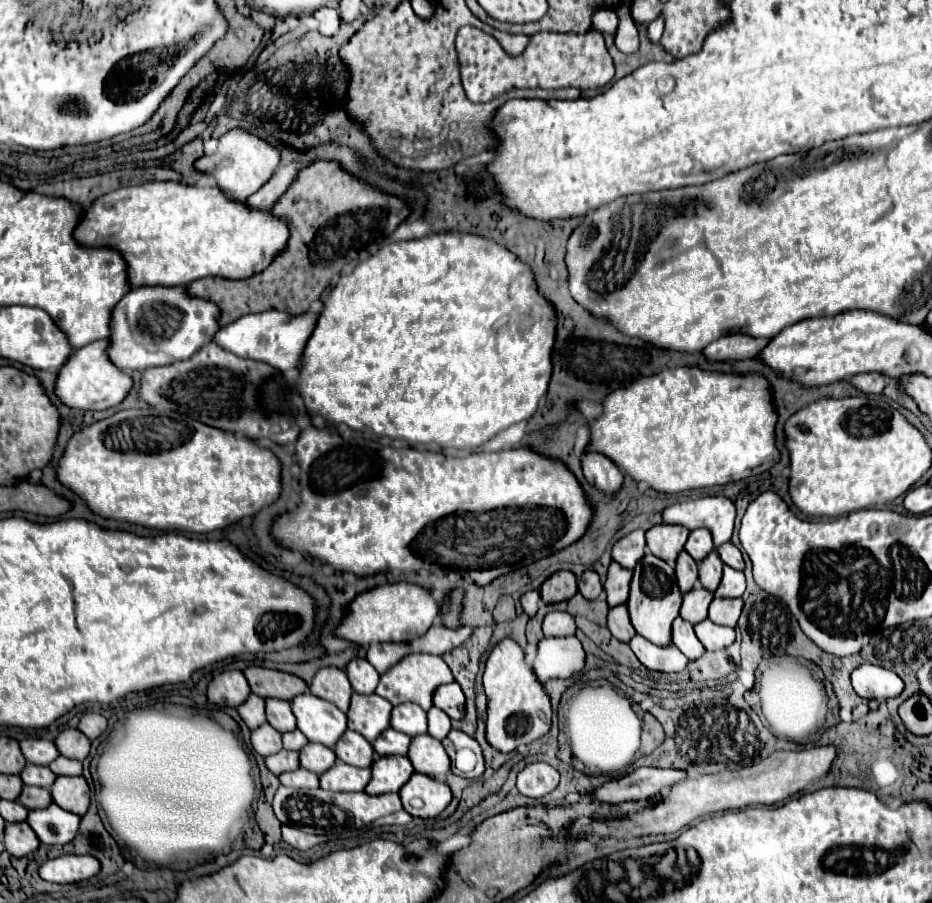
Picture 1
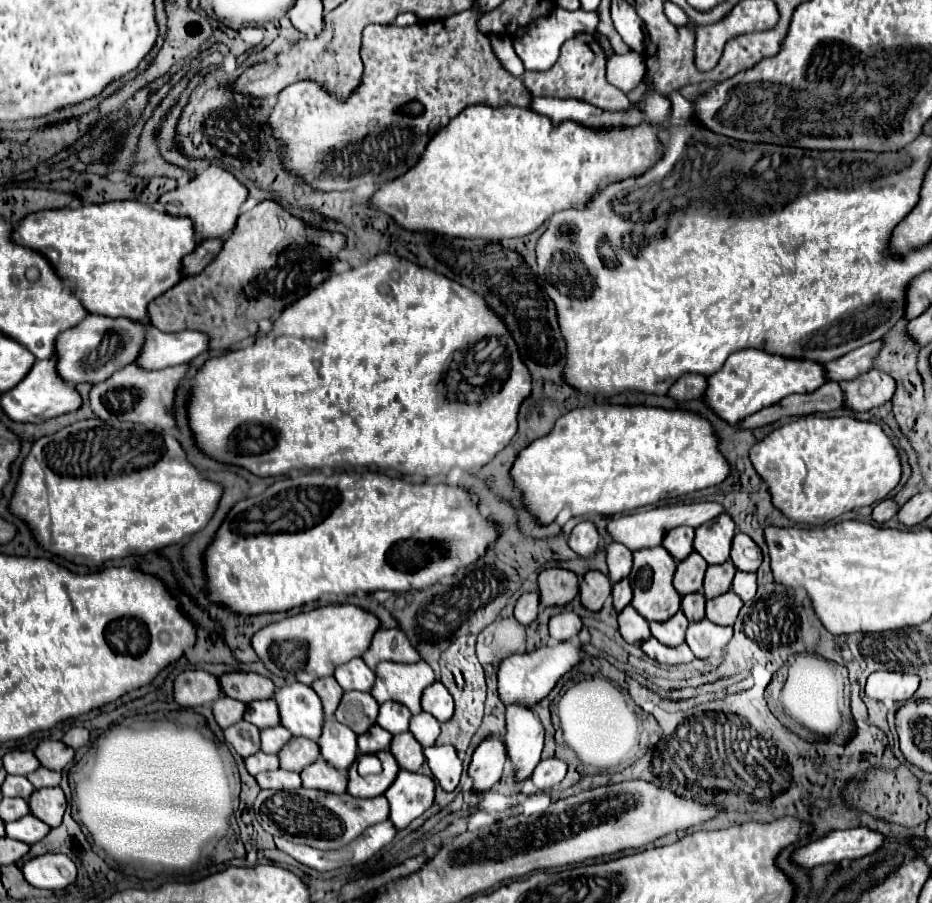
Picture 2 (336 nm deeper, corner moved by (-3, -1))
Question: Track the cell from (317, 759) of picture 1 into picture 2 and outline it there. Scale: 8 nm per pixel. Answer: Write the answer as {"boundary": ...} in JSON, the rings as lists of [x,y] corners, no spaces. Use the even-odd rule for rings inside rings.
{"boundary":[[[292,737],[278,753],[280,769],[288,769],[296,773],[300,773],[310,763],[314,763],[318,757],[320,757],[318,743],[306,737]]]}

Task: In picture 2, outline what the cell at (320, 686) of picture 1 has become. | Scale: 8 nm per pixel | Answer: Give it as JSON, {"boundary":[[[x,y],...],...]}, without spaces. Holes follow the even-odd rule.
{"boundary":[[[322,677],[322,679],[316,679],[312,683],[312,689],[316,691],[316,695],[320,697],[322,701],[322,707],[324,707],[324,715],[326,719],[332,719],[334,717],[334,711],[342,699],[342,687],[336,683],[334,677]]]}

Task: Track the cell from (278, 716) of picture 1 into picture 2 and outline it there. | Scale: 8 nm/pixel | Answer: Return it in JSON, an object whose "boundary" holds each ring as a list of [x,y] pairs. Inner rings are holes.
{"boundary":[[[272,699],[252,701],[252,703],[246,705],[244,721],[254,723],[258,729],[264,729],[264,727],[276,727],[276,725],[280,725],[278,707],[276,707],[276,703],[274,703]]]}

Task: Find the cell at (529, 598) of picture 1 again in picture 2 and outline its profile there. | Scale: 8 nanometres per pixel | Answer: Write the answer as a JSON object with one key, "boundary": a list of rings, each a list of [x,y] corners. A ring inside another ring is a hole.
{"boundary":[[[524,593],[514,607],[514,617],[522,623],[522,625],[530,625],[536,617],[538,617],[538,607],[540,607],[540,599],[538,593]]]}

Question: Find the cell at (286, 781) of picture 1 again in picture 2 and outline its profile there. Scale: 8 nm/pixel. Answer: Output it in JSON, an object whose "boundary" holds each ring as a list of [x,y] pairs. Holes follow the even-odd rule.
{"boundary":[[[276,769],[276,771],[266,771],[256,775],[256,781],[262,789],[282,789],[282,791],[292,791],[292,789],[300,789],[300,775],[294,771],[284,771],[284,769]]]}

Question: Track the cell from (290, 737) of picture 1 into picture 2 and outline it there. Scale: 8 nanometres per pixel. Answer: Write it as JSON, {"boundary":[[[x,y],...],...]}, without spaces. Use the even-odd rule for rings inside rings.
{"boundary":[[[282,725],[262,729],[260,731],[260,749],[264,753],[278,753],[288,743],[290,737],[292,737],[292,733],[288,729],[284,729]]]}

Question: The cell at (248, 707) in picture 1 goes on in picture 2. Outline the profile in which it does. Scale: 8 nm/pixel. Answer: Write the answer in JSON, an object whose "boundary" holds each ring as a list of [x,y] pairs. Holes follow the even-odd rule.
{"boundary":[[[220,697],[212,703],[214,719],[222,729],[226,729],[226,727],[234,725],[236,721],[240,721],[242,715],[244,715],[244,709],[246,709],[244,703],[236,701],[236,699],[230,699],[230,697]]]}

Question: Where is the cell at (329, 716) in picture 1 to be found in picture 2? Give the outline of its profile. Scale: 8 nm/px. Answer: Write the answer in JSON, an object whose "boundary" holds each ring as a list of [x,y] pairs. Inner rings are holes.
{"boundary":[[[304,683],[284,685],[274,693],[280,711],[280,723],[292,733],[308,739],[318,739],[322,733],[322,705],[314,689]]]}

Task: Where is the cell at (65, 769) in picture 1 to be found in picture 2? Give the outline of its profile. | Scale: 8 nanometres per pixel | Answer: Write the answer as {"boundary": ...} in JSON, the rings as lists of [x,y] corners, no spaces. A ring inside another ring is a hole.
{"boundary":[[[46,767],[36,769],[34,773],[28,775],[28,781],[34,785],[34,789],[44,789],[44,787],[56,787],[60,783],[60,773],[50,771]]]}

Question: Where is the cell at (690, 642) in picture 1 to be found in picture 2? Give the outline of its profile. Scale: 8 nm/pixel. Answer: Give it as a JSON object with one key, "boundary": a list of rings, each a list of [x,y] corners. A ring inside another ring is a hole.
{"boundary":[[[678,611],[670,621],[662,621],[662,623],[650,623],[652,635],[668,645],[668,647],[676,647],[680,643],[684,643],[684,633],[688,629],[688,619],[684,617],[682,611]]]}

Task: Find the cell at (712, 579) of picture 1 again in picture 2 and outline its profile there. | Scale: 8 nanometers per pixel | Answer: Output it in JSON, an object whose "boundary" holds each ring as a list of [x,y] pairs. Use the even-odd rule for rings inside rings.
{"boundary":[[[726,561],[722,565],[710,565],[706,569],[706,579],[704,579],[704,595],[706,595],[706,599],[718,597],[718,595],[730,591],[734,573],[736,573],[736,567],[734,567],[732,561]]]}

